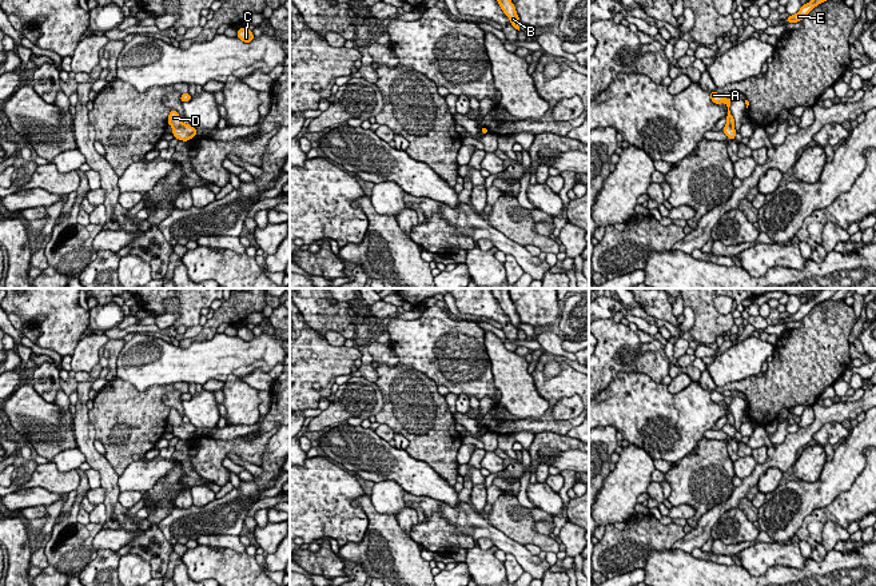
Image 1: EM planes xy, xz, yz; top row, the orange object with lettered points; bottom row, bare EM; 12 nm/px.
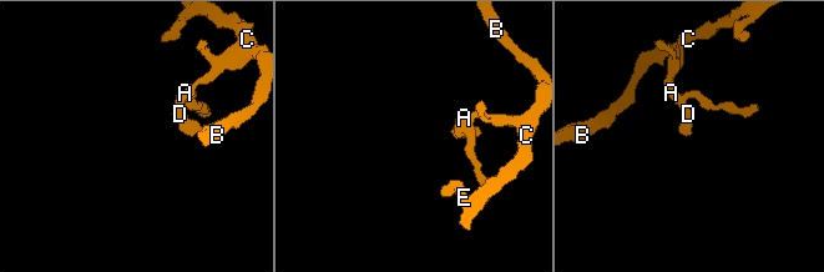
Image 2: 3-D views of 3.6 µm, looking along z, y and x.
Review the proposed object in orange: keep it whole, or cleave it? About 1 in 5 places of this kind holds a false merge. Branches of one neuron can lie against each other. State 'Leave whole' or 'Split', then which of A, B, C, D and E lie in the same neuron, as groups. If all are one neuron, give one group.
Leave whole. Groups: A B C D E

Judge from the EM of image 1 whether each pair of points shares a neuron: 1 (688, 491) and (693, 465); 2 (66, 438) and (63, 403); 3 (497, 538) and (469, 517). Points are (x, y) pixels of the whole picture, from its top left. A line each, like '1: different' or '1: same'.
1: same
2: different
3: same

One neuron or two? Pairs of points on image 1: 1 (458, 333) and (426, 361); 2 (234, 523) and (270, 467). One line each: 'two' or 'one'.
1: one
2: one

